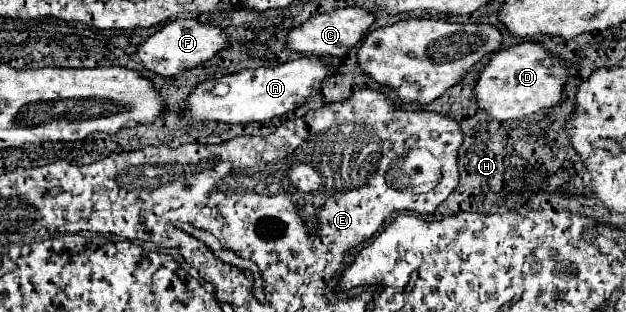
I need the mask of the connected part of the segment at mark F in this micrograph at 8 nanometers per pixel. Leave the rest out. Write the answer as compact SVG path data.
M179 18L179 20L165 24L161 30L157 30L145 42L141 42L137 46L135 54L147 70L161 74L161 76L175 76L175 74L181 74L187 68L195 68L201 62L213 58L225 46L227 46L227 36L223 34L223 30L219 26L199 24L195 20Z

